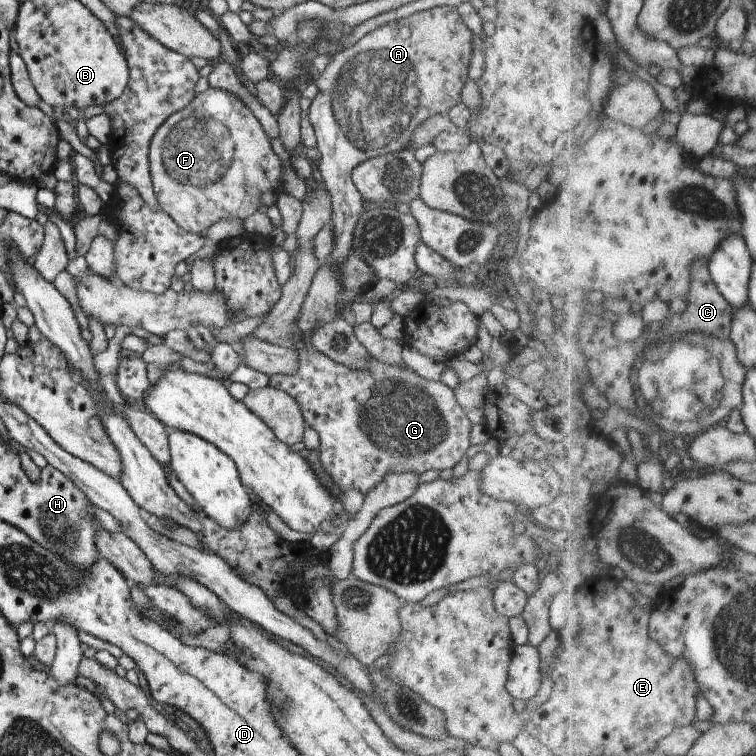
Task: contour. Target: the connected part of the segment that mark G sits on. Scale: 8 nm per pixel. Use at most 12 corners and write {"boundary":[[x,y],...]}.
{"boundary":[[299,342],[268,386],[301,408],[323,472],[364,495],[449,470],[471,423],[454,392]]}

